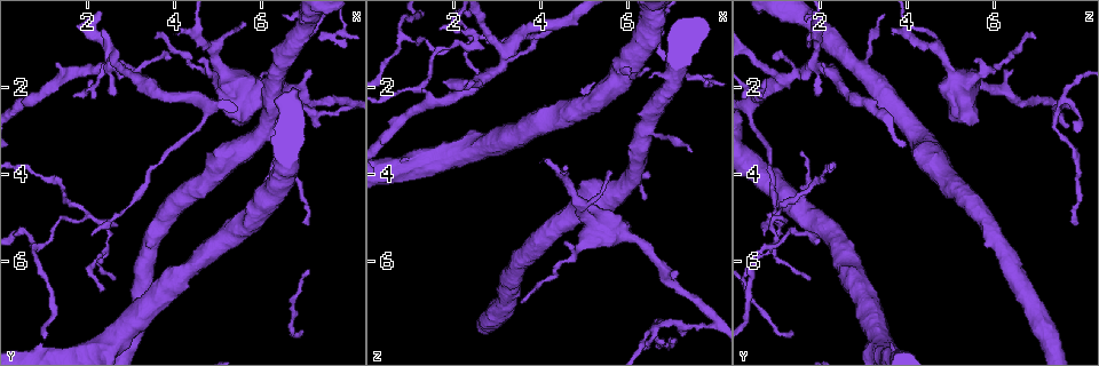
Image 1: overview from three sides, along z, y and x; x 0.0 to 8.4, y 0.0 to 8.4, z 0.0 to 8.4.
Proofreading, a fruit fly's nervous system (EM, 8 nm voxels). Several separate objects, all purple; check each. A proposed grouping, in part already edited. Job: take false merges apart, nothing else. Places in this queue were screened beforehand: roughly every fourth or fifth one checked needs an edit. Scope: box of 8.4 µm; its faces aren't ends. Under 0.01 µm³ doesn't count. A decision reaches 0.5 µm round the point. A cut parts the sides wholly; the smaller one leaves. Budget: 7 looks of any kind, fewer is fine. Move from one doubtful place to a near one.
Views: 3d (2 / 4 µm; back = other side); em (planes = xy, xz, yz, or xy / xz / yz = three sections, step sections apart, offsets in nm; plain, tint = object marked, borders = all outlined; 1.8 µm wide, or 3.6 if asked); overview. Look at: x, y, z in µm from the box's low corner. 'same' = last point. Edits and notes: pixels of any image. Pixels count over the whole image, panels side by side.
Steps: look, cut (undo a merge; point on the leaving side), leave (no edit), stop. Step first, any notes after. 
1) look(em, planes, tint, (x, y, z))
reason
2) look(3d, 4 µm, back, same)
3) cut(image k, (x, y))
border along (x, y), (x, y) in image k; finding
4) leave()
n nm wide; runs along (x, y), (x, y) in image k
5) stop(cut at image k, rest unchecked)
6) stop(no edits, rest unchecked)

look(em, xz, step 4, tint, (6.85, 2.45, 7.45))
abrupt turn

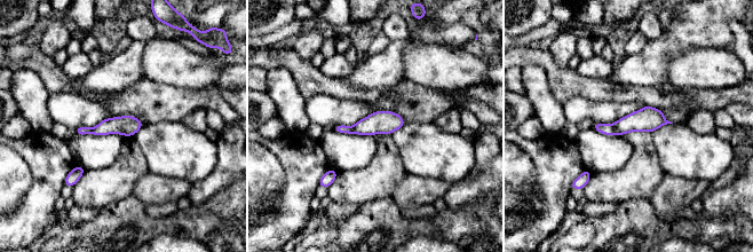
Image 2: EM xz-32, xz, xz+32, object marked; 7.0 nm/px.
look(em, planes, tint, same)
cut it another way

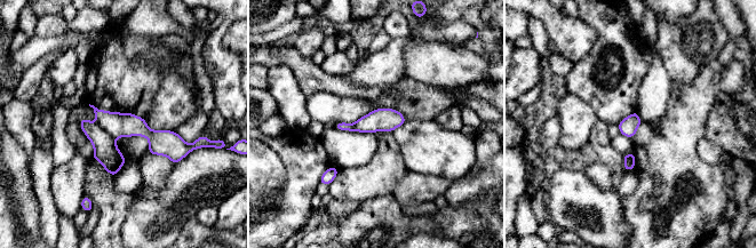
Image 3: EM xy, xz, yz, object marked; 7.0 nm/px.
cut(image 3, (105, 151))
border along (96, 124), (114, 137) in image 3; a second cell is stuck on

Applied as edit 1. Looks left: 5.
look(3d, 2 µm, (0.90, 5.60, 0.90))
sharp bend

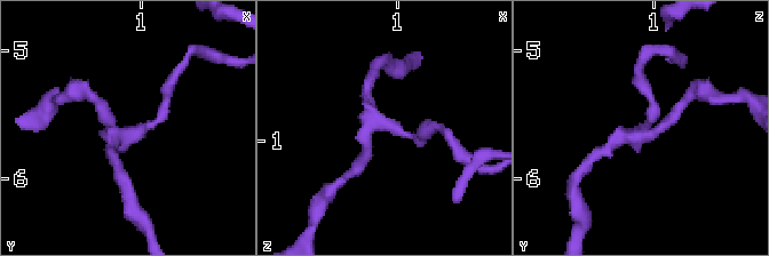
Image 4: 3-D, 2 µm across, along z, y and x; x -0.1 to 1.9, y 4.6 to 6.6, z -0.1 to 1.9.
look(em, xy, step 16, plain, (0.94, 5.62, 0.88))
3 arms

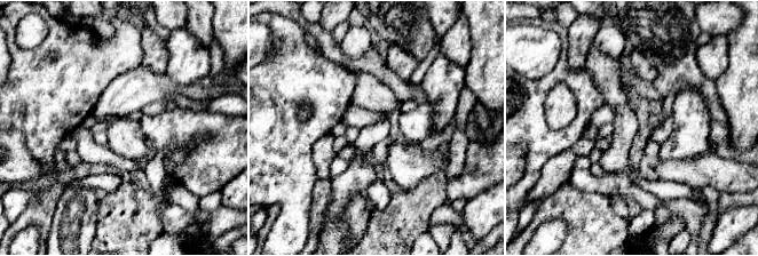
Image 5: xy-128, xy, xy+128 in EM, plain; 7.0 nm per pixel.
look(em, xy, step 16, tint, same)

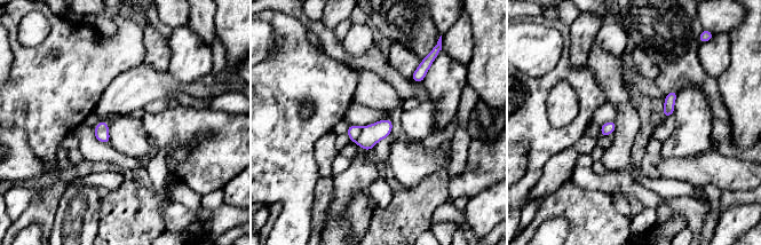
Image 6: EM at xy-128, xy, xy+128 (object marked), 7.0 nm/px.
cut(image 6, (354, 131))
border along (362, 127), (361, 134), (354, 141) in image 6; two cells meet here

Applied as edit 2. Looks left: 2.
stop(cut at image 3, cut at image 6, rest unchecked)

